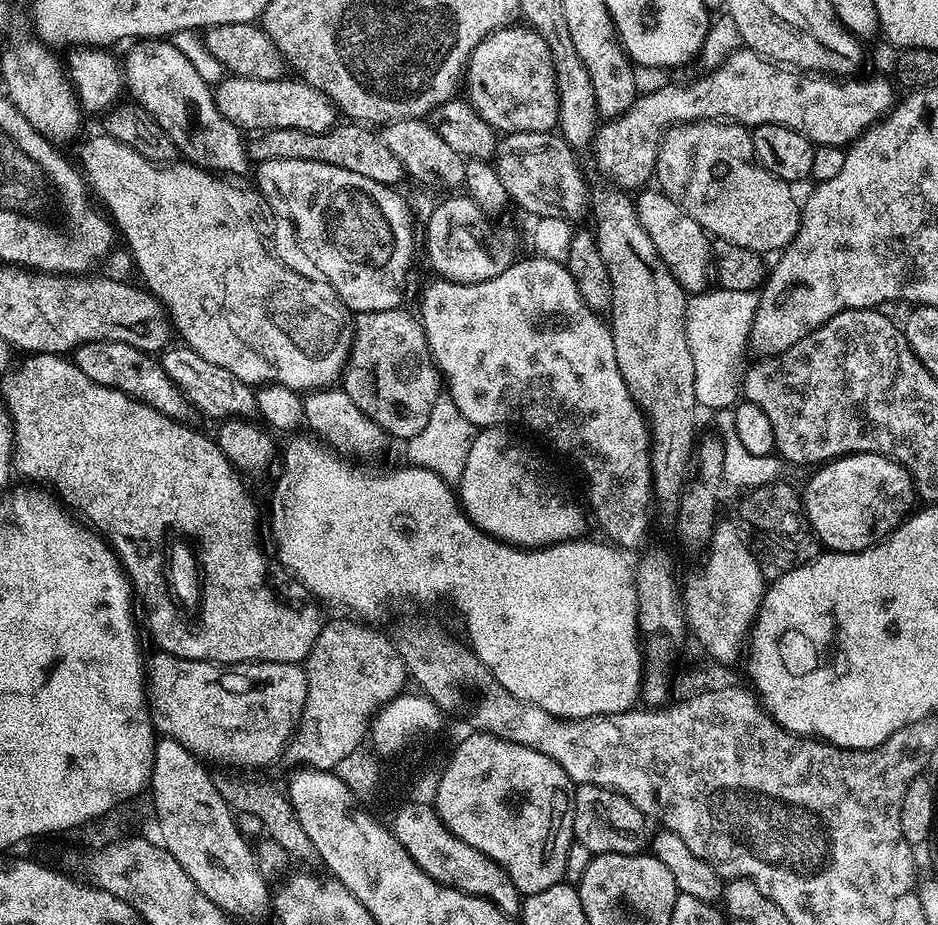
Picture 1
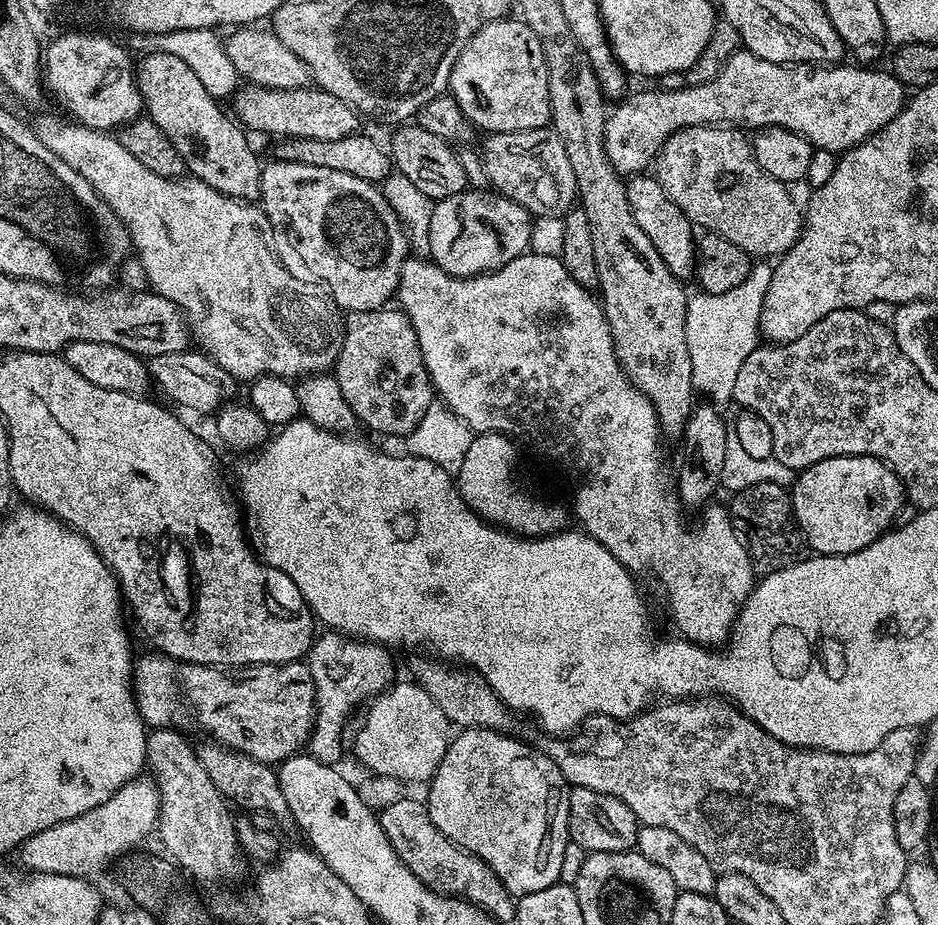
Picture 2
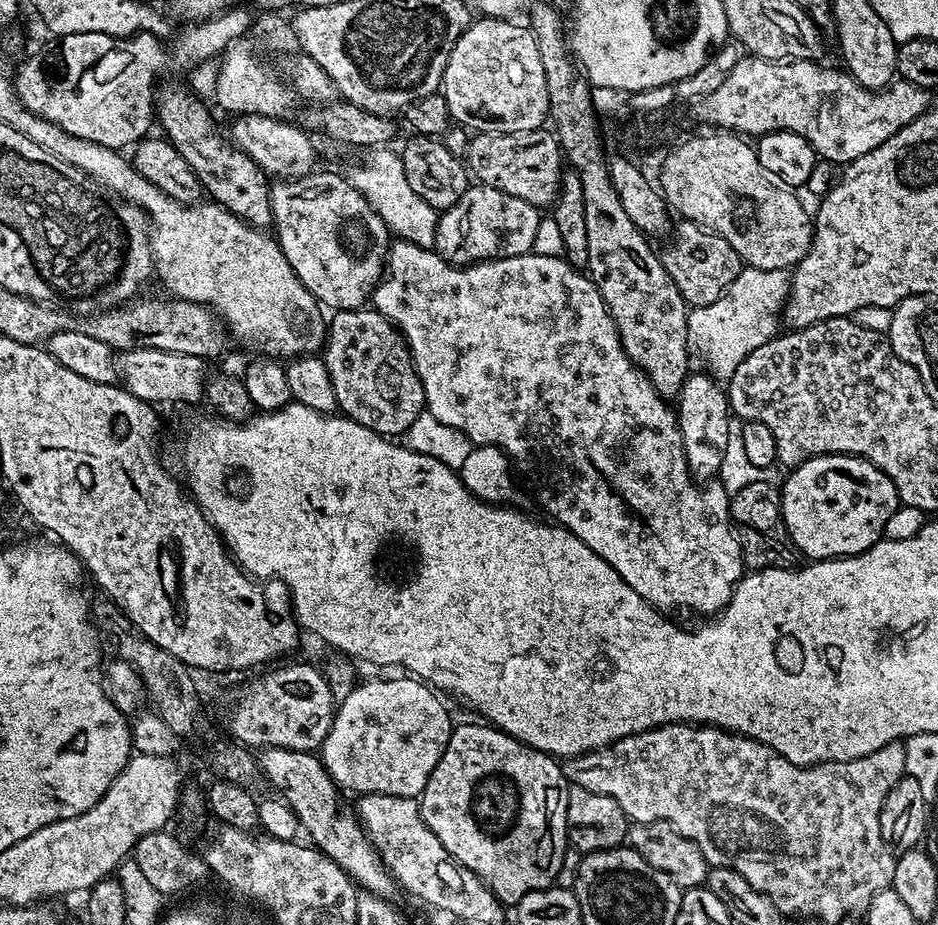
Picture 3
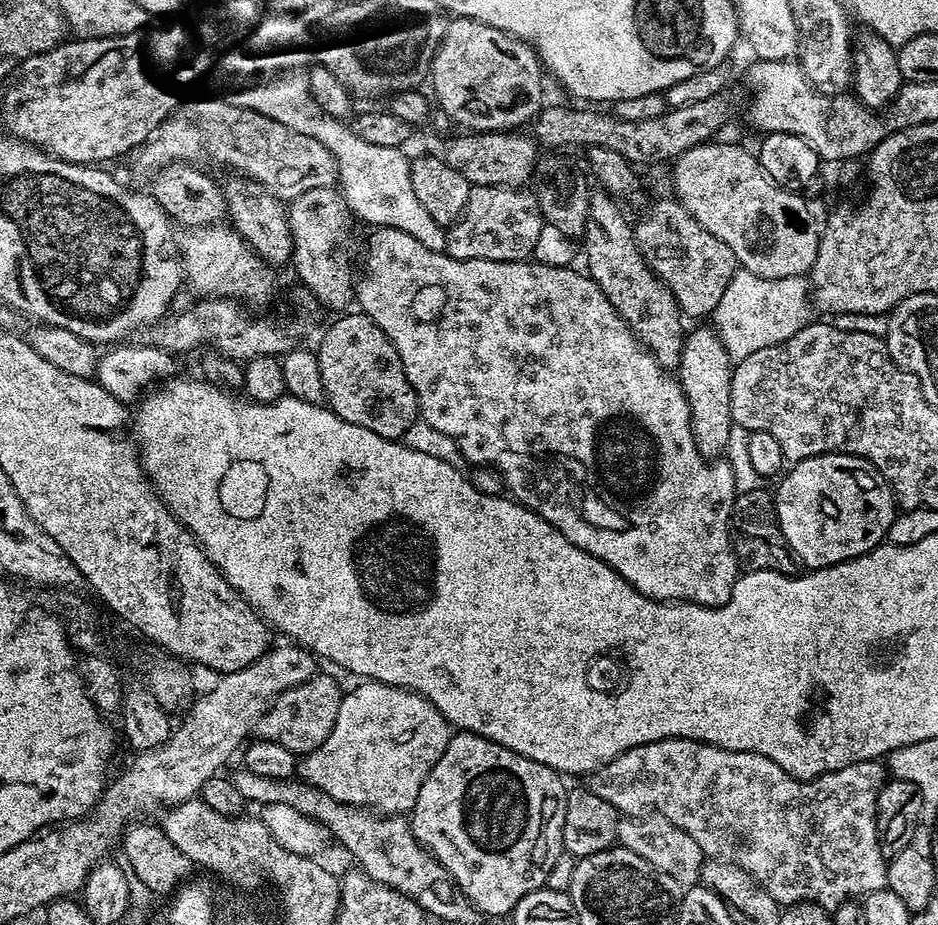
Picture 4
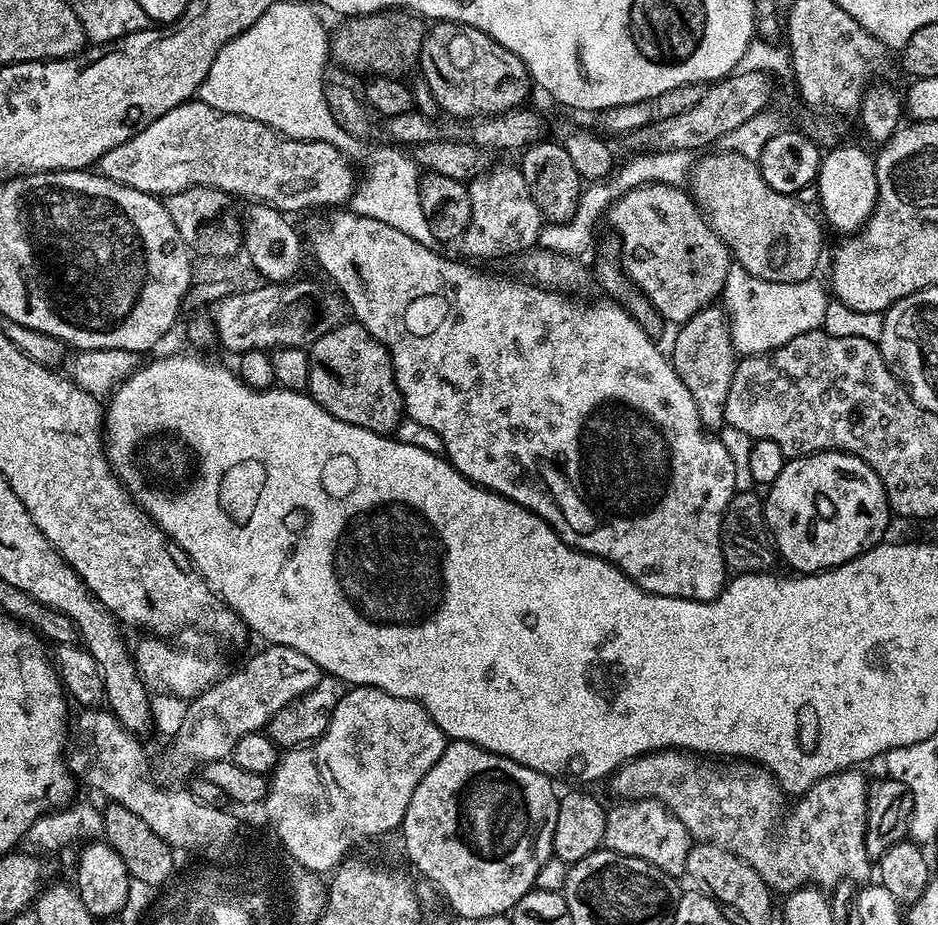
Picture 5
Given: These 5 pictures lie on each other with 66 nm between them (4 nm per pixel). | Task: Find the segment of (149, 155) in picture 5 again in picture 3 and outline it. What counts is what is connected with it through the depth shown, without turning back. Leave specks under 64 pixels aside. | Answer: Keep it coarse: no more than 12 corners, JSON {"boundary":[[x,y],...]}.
{"boundary":[[237,115],[231,143],[270,178],[317,171],[303,127]]}

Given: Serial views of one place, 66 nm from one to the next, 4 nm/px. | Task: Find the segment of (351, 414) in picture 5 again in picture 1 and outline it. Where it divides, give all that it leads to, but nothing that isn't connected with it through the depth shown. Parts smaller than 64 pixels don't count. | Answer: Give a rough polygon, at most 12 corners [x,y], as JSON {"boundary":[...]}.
{"boundary":[[401,306],[355,313],[342,387],[389,437],[426,426],[442,373]]}

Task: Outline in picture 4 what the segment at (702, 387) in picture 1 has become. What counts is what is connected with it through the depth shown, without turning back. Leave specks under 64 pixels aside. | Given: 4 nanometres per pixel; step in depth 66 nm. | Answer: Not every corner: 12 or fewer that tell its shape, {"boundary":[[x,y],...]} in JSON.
{"boundary":[[740,268],[710,324],[734,362],[794,338],[814,313],[804,276]]}

